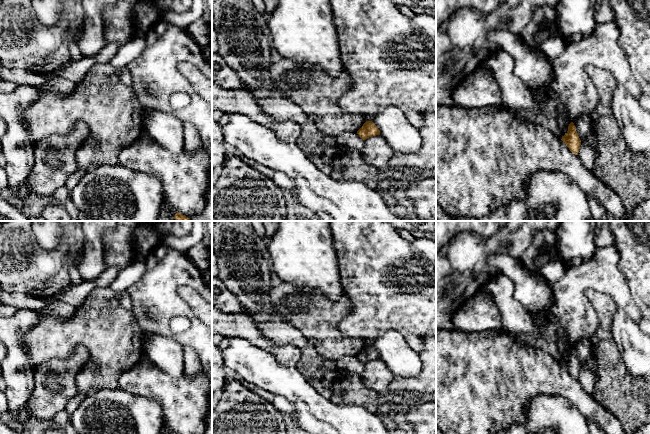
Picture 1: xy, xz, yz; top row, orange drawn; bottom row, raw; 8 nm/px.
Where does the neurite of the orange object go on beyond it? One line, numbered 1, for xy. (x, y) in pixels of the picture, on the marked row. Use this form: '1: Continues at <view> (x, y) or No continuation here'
1: No continuation here

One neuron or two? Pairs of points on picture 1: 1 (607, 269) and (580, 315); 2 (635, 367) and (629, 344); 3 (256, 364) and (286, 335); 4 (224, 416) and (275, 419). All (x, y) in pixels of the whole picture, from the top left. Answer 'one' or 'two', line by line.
1: one
2: one
3: two
4: one

